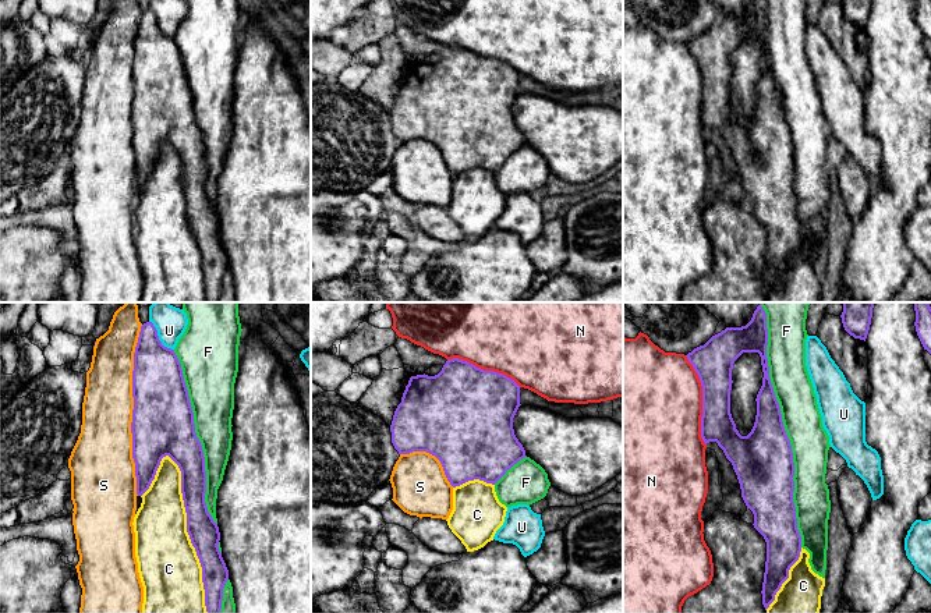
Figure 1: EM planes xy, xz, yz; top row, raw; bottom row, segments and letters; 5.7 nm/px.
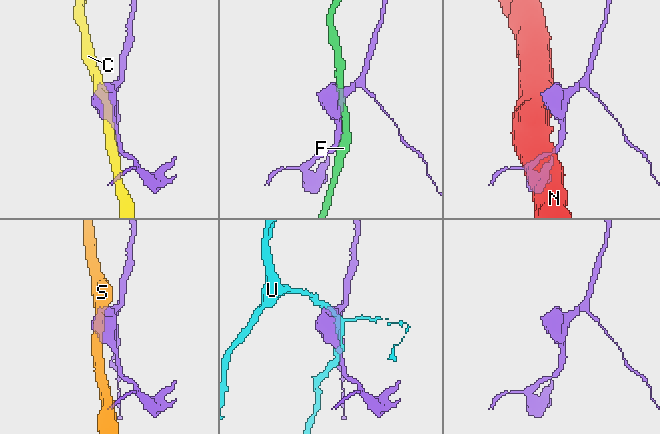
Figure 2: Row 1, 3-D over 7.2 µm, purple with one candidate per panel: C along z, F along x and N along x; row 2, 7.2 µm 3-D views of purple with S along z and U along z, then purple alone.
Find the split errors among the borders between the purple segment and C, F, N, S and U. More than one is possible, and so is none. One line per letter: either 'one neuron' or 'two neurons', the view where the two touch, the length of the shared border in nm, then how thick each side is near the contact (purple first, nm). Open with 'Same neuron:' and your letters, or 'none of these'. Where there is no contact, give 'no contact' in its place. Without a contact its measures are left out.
Same neuron: none of these
C: two neurons; contact in xy; length 950 nm; calibres 180 and 360 nm
F: two neurons; contact in yz; length 1350 nm; calibres 340 and 220 nm
N: two neurons; contact in yz; length 550 nm; calibres 220 and 500 nm
S: two neurons; contact in xy; length 1000 nm; calibres 360 and 320 nm
U: two neurons; contact in xy; length 220 nm; calibres 300 and 170 nm

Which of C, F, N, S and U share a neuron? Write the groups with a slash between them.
C S / F / N / U

